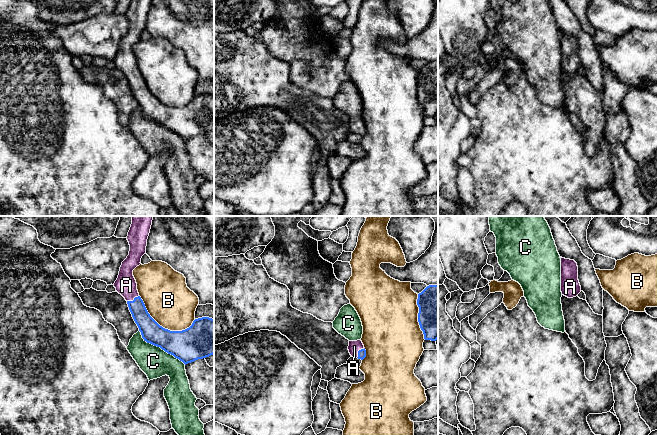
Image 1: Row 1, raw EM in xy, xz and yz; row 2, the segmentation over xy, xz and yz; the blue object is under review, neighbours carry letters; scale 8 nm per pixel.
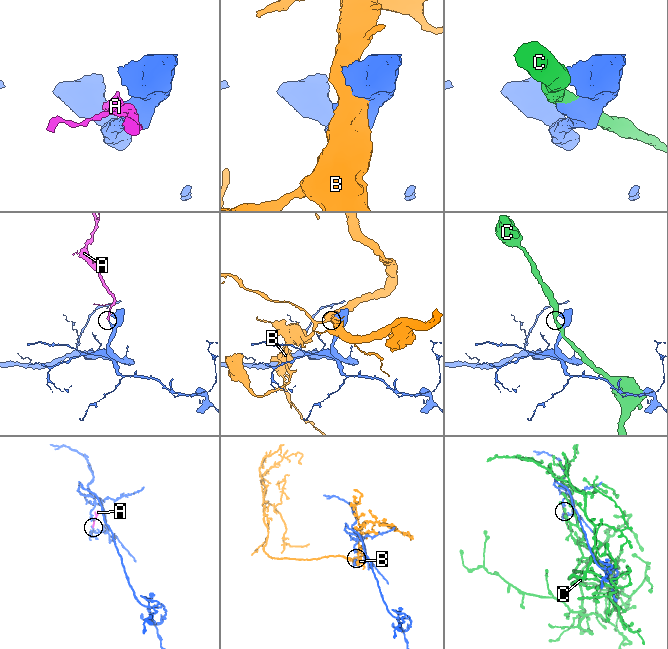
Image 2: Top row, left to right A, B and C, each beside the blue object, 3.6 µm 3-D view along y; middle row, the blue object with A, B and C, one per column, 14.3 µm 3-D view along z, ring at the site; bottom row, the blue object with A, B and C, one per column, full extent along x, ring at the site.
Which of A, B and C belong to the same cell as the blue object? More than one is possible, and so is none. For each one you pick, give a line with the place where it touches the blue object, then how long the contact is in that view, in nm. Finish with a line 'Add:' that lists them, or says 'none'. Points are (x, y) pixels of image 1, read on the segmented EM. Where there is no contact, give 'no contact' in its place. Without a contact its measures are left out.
A: meets blue in xy at (133, 300); contact 110 nm long
Add: A

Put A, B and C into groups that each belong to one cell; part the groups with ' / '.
A / B / C

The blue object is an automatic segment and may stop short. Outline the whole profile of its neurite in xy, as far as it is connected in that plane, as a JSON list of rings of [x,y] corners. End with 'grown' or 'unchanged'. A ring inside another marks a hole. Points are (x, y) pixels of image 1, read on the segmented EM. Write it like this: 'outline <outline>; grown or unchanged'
outline [[[132,216],[127,236],[129,255],[122,262],[114,287],[127,301],[144,341],[160,347],[186,365],[214,354],[214,319],[198,318],[185,330],[170,331],[160,326],[148,313],[139,296],[133,270],[141,264],[141,258],[146,254],[152,220],[153,216]]]; grown

